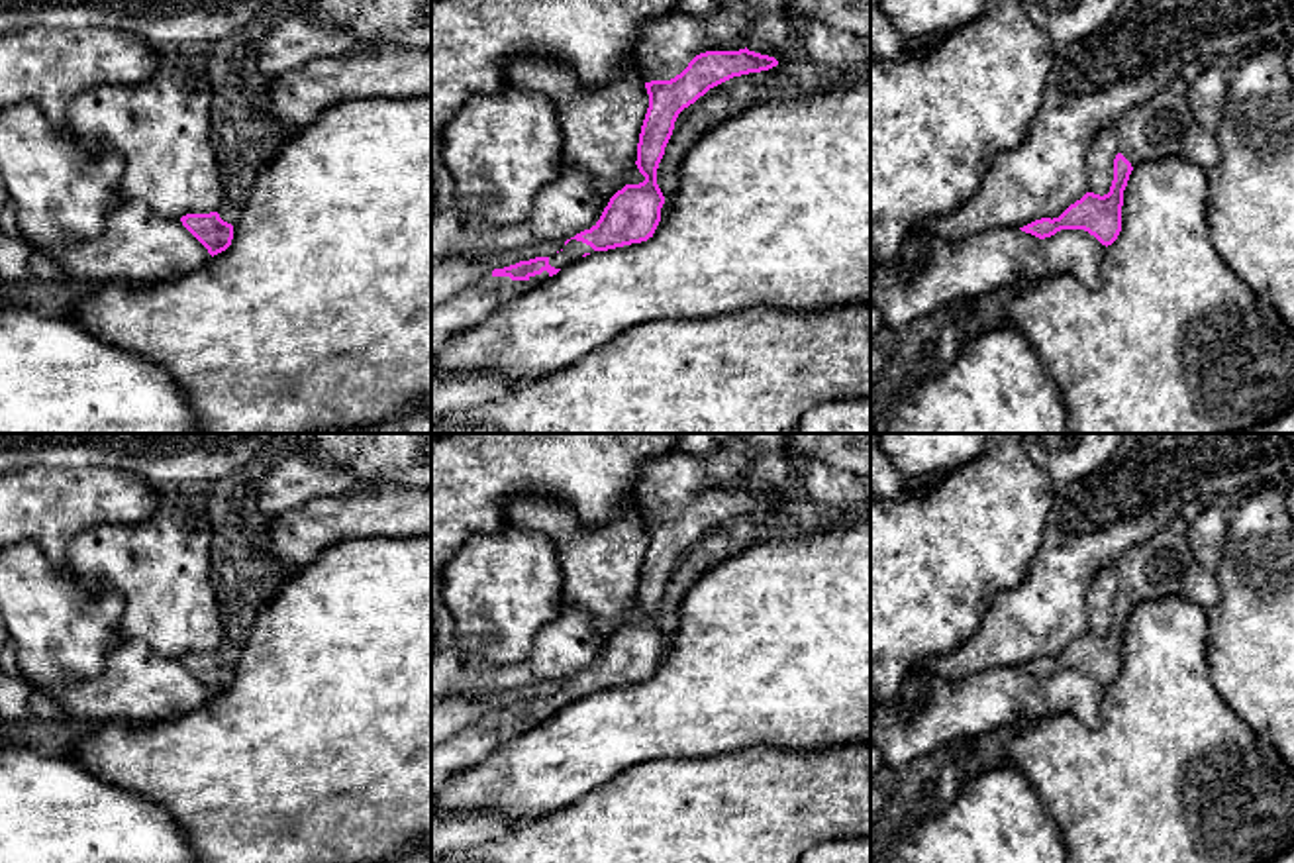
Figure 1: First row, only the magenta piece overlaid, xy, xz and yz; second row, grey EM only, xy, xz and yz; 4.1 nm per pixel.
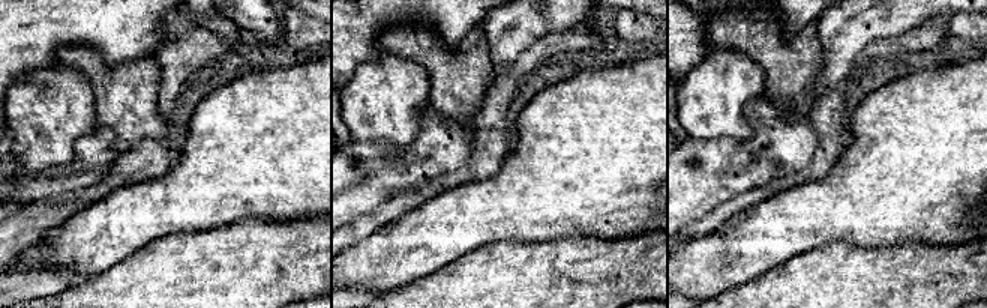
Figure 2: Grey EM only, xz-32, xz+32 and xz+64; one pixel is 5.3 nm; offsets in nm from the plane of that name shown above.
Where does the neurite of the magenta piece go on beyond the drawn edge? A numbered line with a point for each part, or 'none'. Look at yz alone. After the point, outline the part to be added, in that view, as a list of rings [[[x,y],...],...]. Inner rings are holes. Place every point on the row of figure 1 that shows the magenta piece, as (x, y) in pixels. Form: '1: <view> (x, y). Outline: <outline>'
1: yz (1153, 130). Outline: [[[1176,78],[1114,124],[1120,153],[1131,167],[1180,157],[1182,137],[1196,126],[1186,92],[1188,84]]]

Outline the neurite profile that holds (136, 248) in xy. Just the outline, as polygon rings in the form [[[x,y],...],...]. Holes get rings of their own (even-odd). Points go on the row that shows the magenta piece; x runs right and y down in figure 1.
[[[120,198],[98,235],[75,239],[55,261],[69,279],[82,282],[149,286],[194,273],[210,257],[180,220]]]

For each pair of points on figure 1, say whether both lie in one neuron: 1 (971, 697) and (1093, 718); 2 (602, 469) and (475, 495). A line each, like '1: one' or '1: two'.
1: one
2: one

